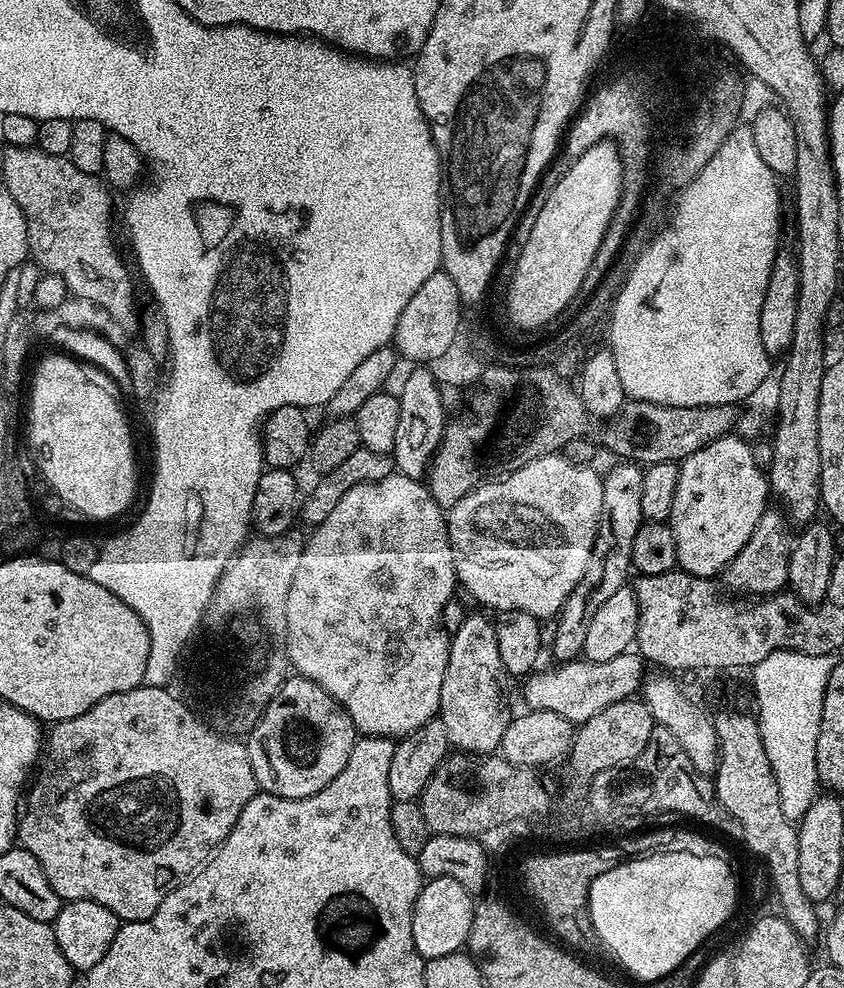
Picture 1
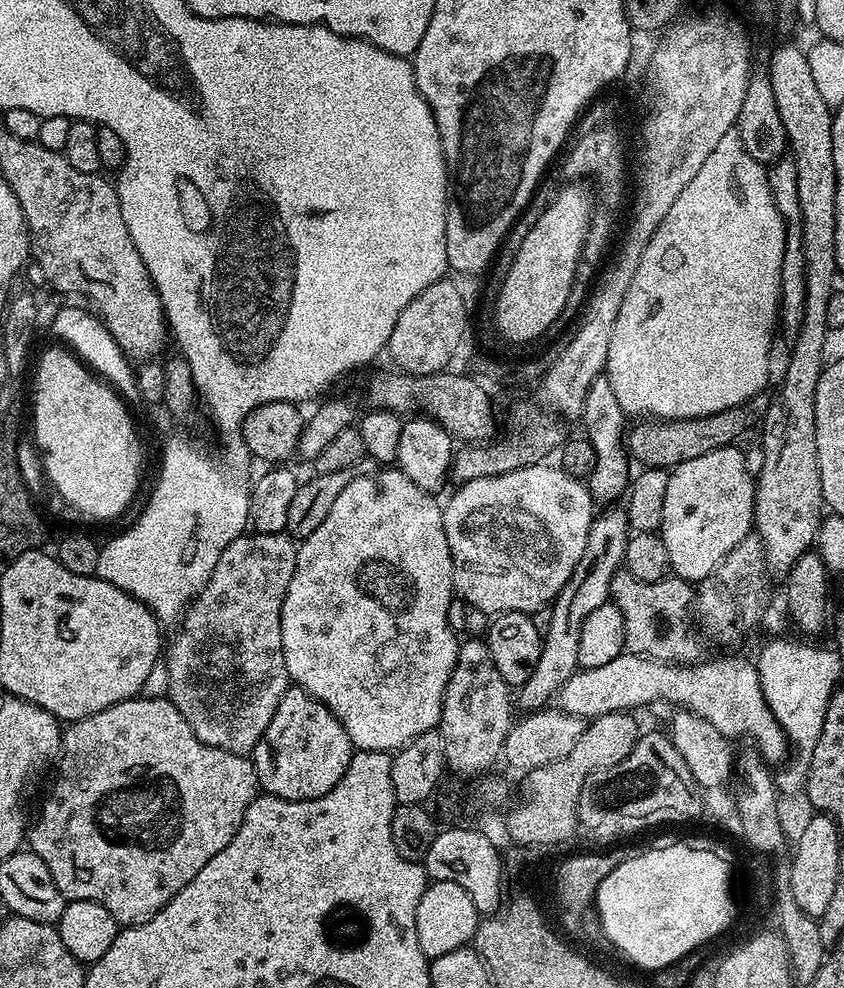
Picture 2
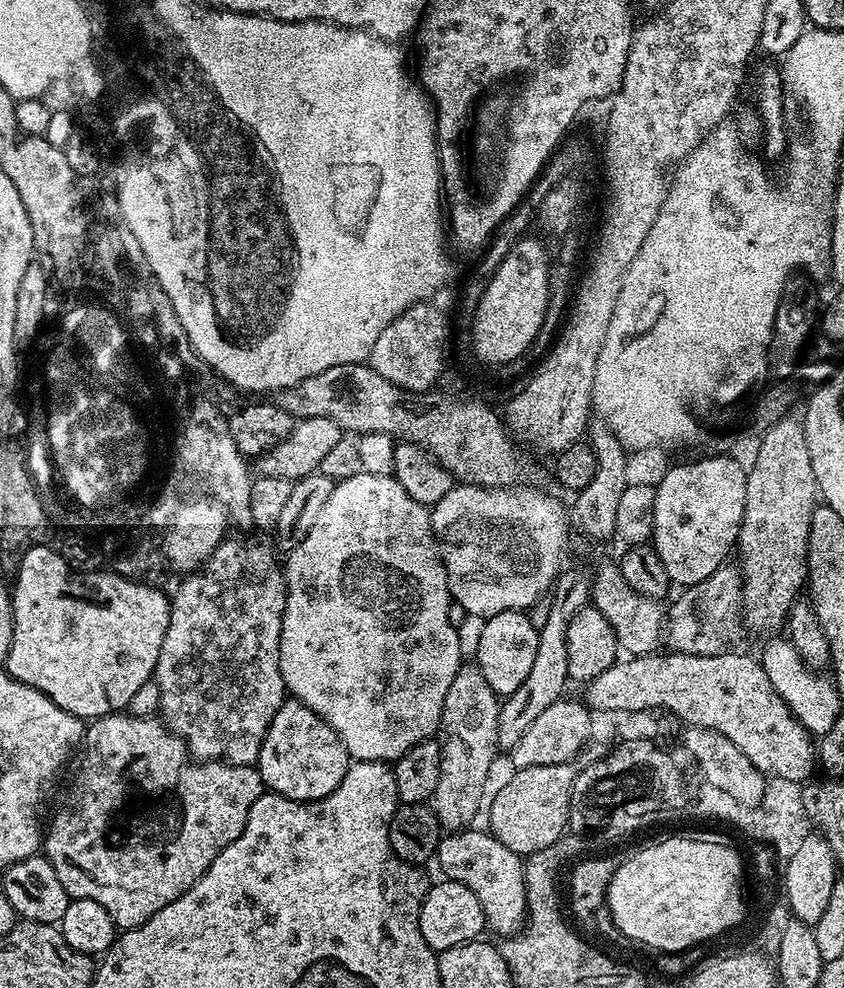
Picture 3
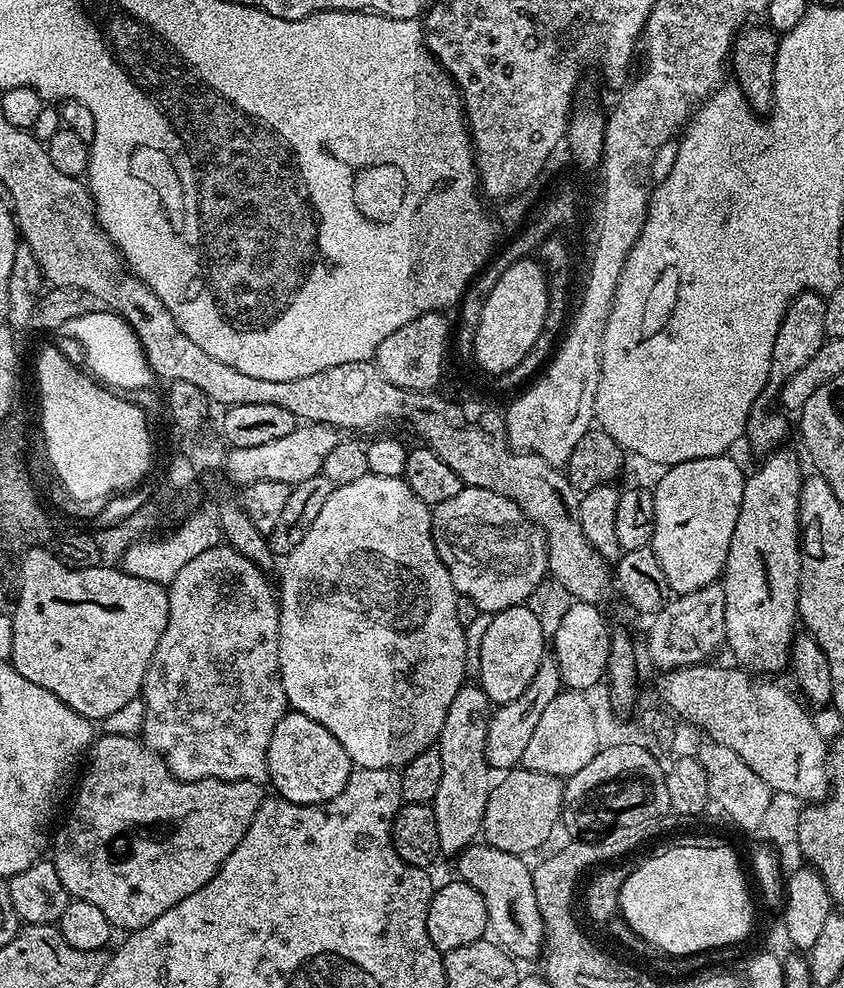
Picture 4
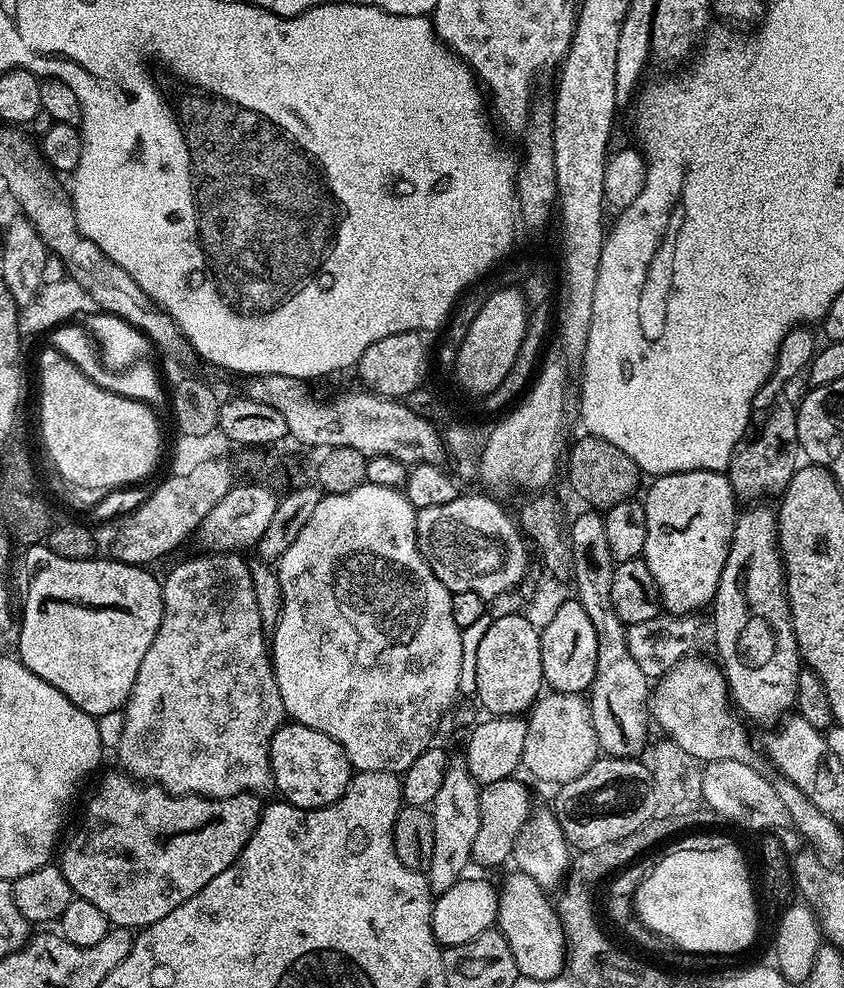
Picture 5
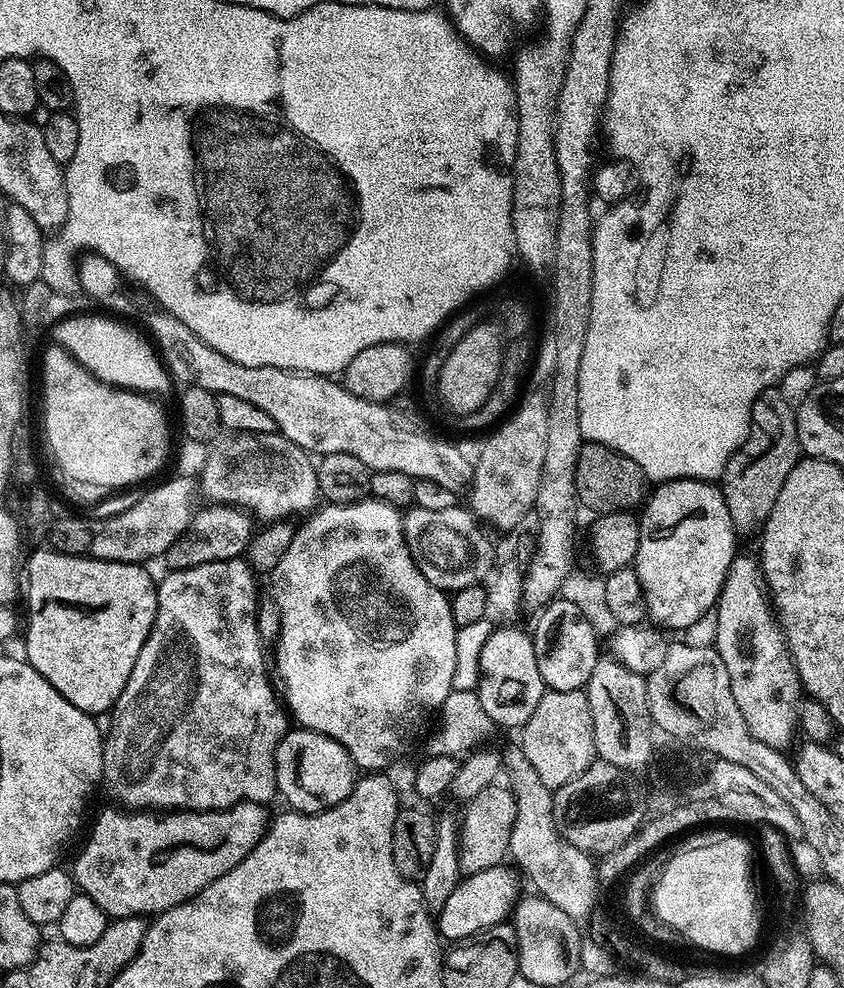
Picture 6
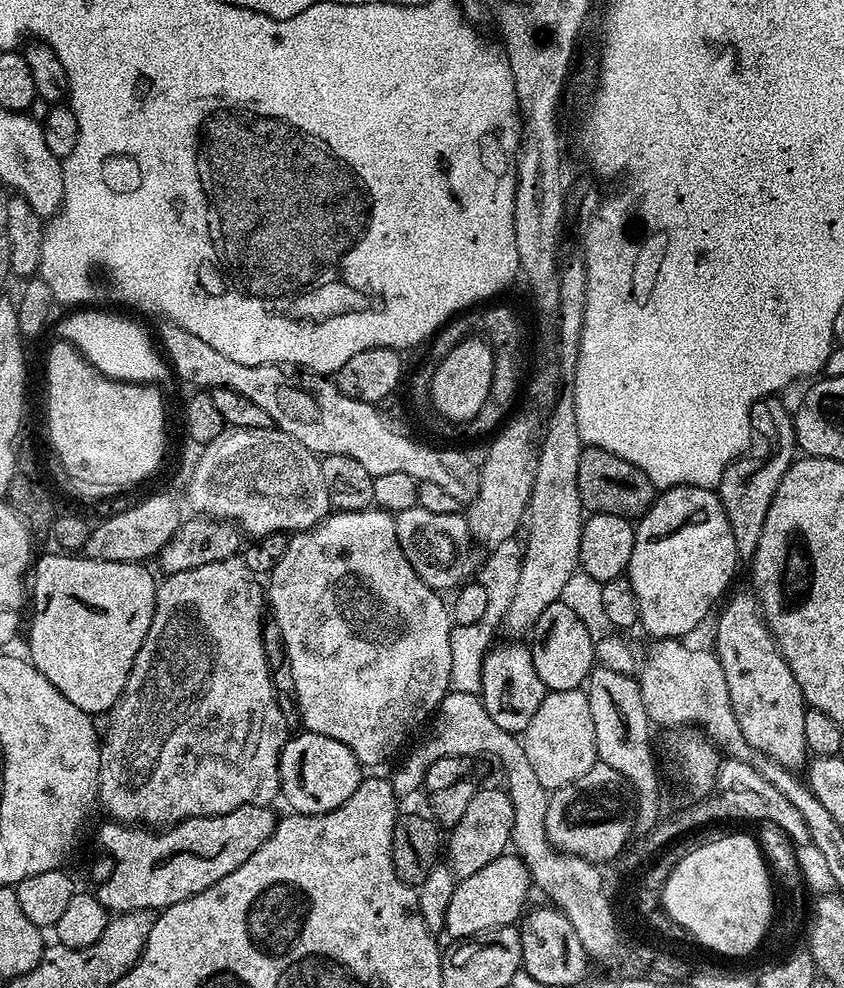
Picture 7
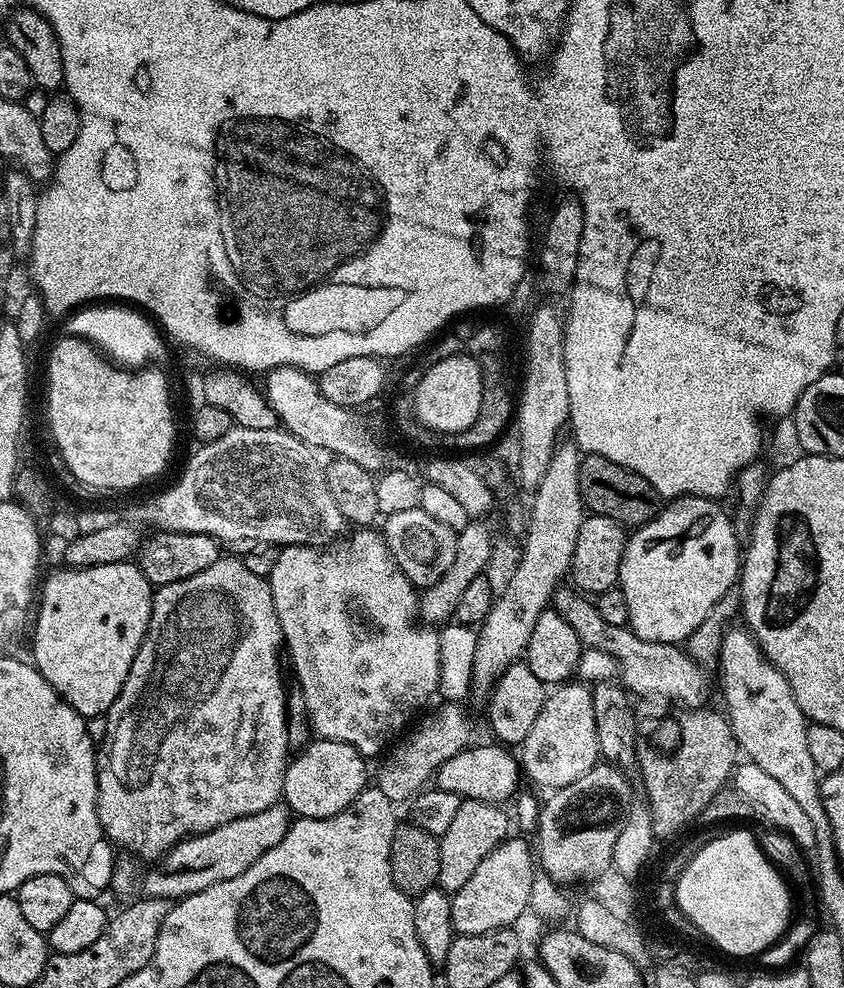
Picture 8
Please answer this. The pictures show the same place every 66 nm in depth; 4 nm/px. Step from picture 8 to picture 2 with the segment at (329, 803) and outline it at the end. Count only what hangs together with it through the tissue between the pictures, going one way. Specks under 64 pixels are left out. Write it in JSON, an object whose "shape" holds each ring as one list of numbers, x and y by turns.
{"shape":[[289,687,288,693,278,702,270,726,262,734,256,749,250,753,252,764,260,779,261,789,269,796,280,796,284,800,313,800,326,795,346,774,354,755,354,749,342,722,322,702,318,702,302,689]]}

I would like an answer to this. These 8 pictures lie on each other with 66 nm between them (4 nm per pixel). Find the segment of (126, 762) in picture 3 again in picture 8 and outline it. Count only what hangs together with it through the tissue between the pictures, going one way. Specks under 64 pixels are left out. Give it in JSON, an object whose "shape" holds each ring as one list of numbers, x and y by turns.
{"shape":[[277,802,266,810,258,810,258,814,234,818,208,832,197,832,178,841,169,852,164,853,159,863,149,867,152,869,144,876,143,895,175,902,190,894,198,894,223,880,238,878,238,874,250,870,250,866,254,866,254,862,258,862,266,850,274,850,274,846,286,838,293,819,288,805]]}

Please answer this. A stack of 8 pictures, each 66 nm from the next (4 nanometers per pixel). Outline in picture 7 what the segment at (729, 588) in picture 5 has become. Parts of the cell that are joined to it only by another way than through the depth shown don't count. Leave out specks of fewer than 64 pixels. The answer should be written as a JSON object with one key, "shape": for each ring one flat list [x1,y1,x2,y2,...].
{"shape":[[751,591,734,592,727,597,728,605,719,609,714,653,720,659,722,674,726,674,738,726,742,726,742,734,751,748,774,758,784,768,803,769,810,760,802,730,806,711,804,695,760,614,759,599]]}

